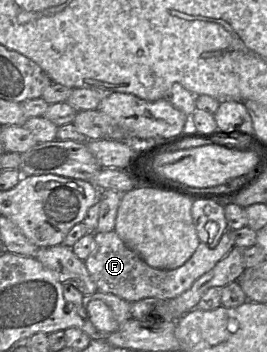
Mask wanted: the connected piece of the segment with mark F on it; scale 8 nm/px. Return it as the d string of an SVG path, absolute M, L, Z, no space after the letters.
M113 230L94 232L93 248L85 259L86 269L97 291L113 294L129 303L144 298L173 299L188 290L192 284L209 272L235 246L231 230L226 230L214 248L200 242L192 256L180 267L160 270L150 267L131 250Z

